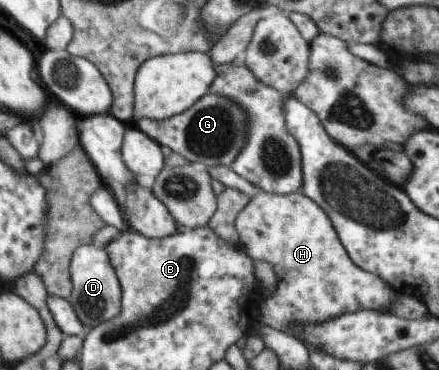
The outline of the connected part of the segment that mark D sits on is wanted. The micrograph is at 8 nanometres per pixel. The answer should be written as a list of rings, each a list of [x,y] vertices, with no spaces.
[[[92,244],[78,246],[69,262],[69,275],[73,289],[67,300],[82,325],[93,328],[94,325],[108,322],[121,313],[121,286],[116,270],[102,249],[94,249]]]

